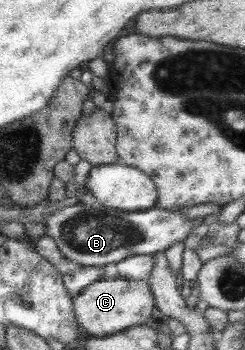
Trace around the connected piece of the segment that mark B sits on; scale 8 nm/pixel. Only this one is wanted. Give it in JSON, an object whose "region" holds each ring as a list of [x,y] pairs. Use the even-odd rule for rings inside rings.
{"region":[[[77,202],[74,205],[56,209],[41,223],[46,226],[45,234],[53,238],[60,252],[69,260],[83,266],[106,266],[106,264],[117,265],[132,255],[153,255],[158,251],[166,252],[173,244],[182,242],[194,226],[202,223],[202,218],[186,218],[180,210],[171,211],[158,204],[145,211],[128,212],[99,204],[86,206],[86,204]]]}

